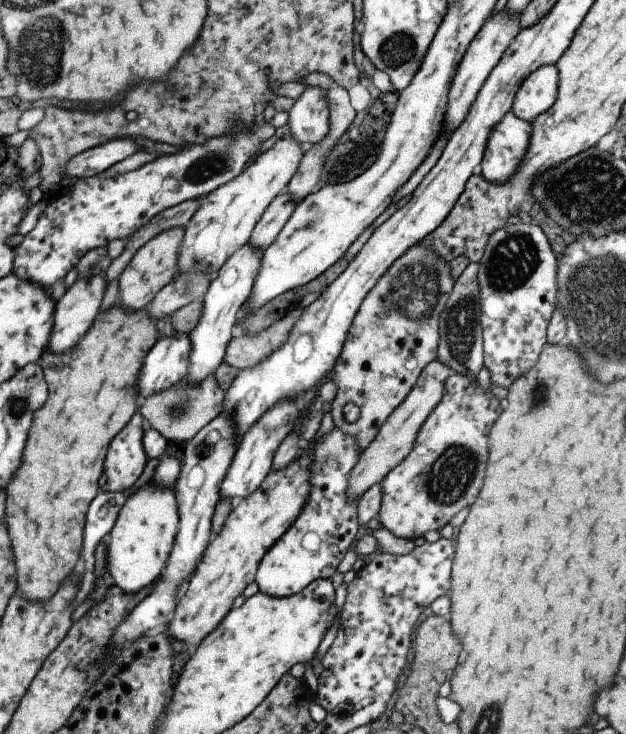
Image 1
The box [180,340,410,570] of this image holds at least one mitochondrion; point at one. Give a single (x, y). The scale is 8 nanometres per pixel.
(330, 459)

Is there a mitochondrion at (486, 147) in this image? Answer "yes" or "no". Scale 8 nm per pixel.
no

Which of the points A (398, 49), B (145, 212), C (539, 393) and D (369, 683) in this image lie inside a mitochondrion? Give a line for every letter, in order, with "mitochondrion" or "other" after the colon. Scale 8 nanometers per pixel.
A: mitochondrion
B: other
C: mitochondrion
D: mitochondrion

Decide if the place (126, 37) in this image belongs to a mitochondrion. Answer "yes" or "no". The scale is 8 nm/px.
no

